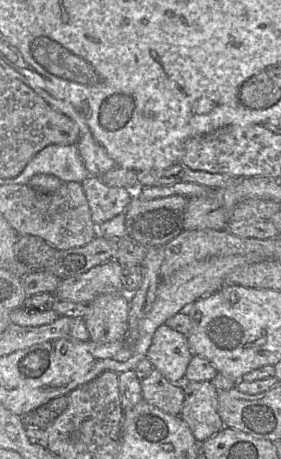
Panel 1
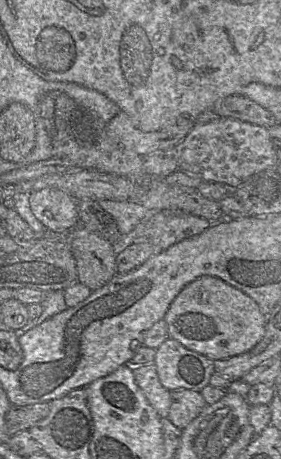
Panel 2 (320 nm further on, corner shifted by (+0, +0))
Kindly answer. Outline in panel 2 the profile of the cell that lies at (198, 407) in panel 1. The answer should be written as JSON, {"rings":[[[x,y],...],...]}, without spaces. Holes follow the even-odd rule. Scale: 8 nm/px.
{"rings":[[[193,390],[171,392],[168,420],[180,430],[185,429],[206,407],[202,394]]]}

